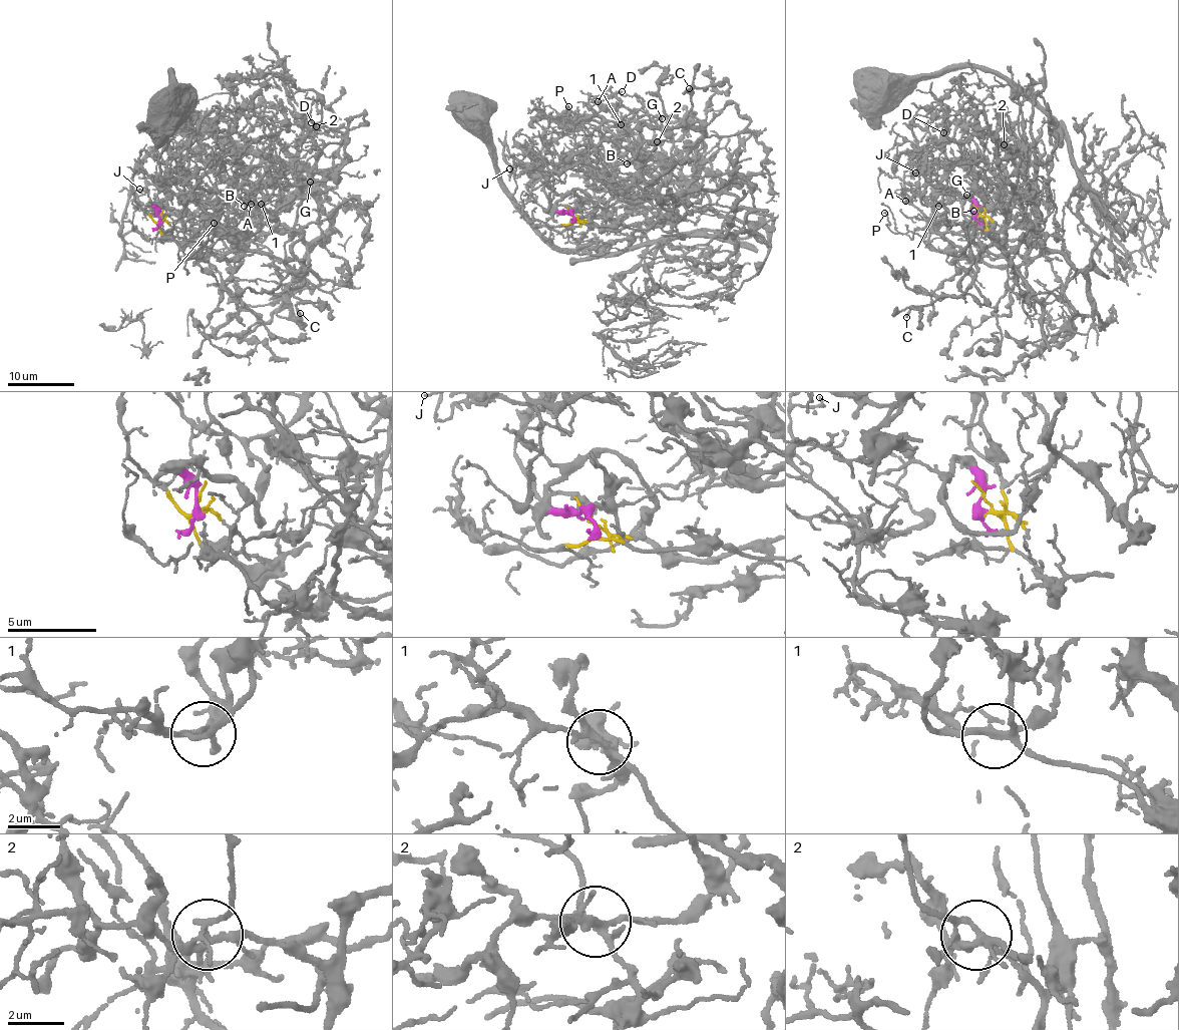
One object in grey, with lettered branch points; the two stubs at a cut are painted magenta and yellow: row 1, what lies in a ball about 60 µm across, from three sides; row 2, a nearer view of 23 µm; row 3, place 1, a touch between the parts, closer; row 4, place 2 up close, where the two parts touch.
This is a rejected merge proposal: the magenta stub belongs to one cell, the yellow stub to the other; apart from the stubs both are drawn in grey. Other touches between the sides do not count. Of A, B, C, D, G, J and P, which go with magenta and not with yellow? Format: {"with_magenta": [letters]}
{"with_magenta": ["C"]}

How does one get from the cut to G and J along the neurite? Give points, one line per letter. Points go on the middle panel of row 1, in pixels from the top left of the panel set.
G: (571, 214), (585, 224), (635, 230), (660, 218), (653, 204), (675, 161), (662, 119)
J: (571, 214), (635, 230), (662, 215), (654, 192), (628, 198), (584, 163), (551, 169), (514, 153), (509, 168)

